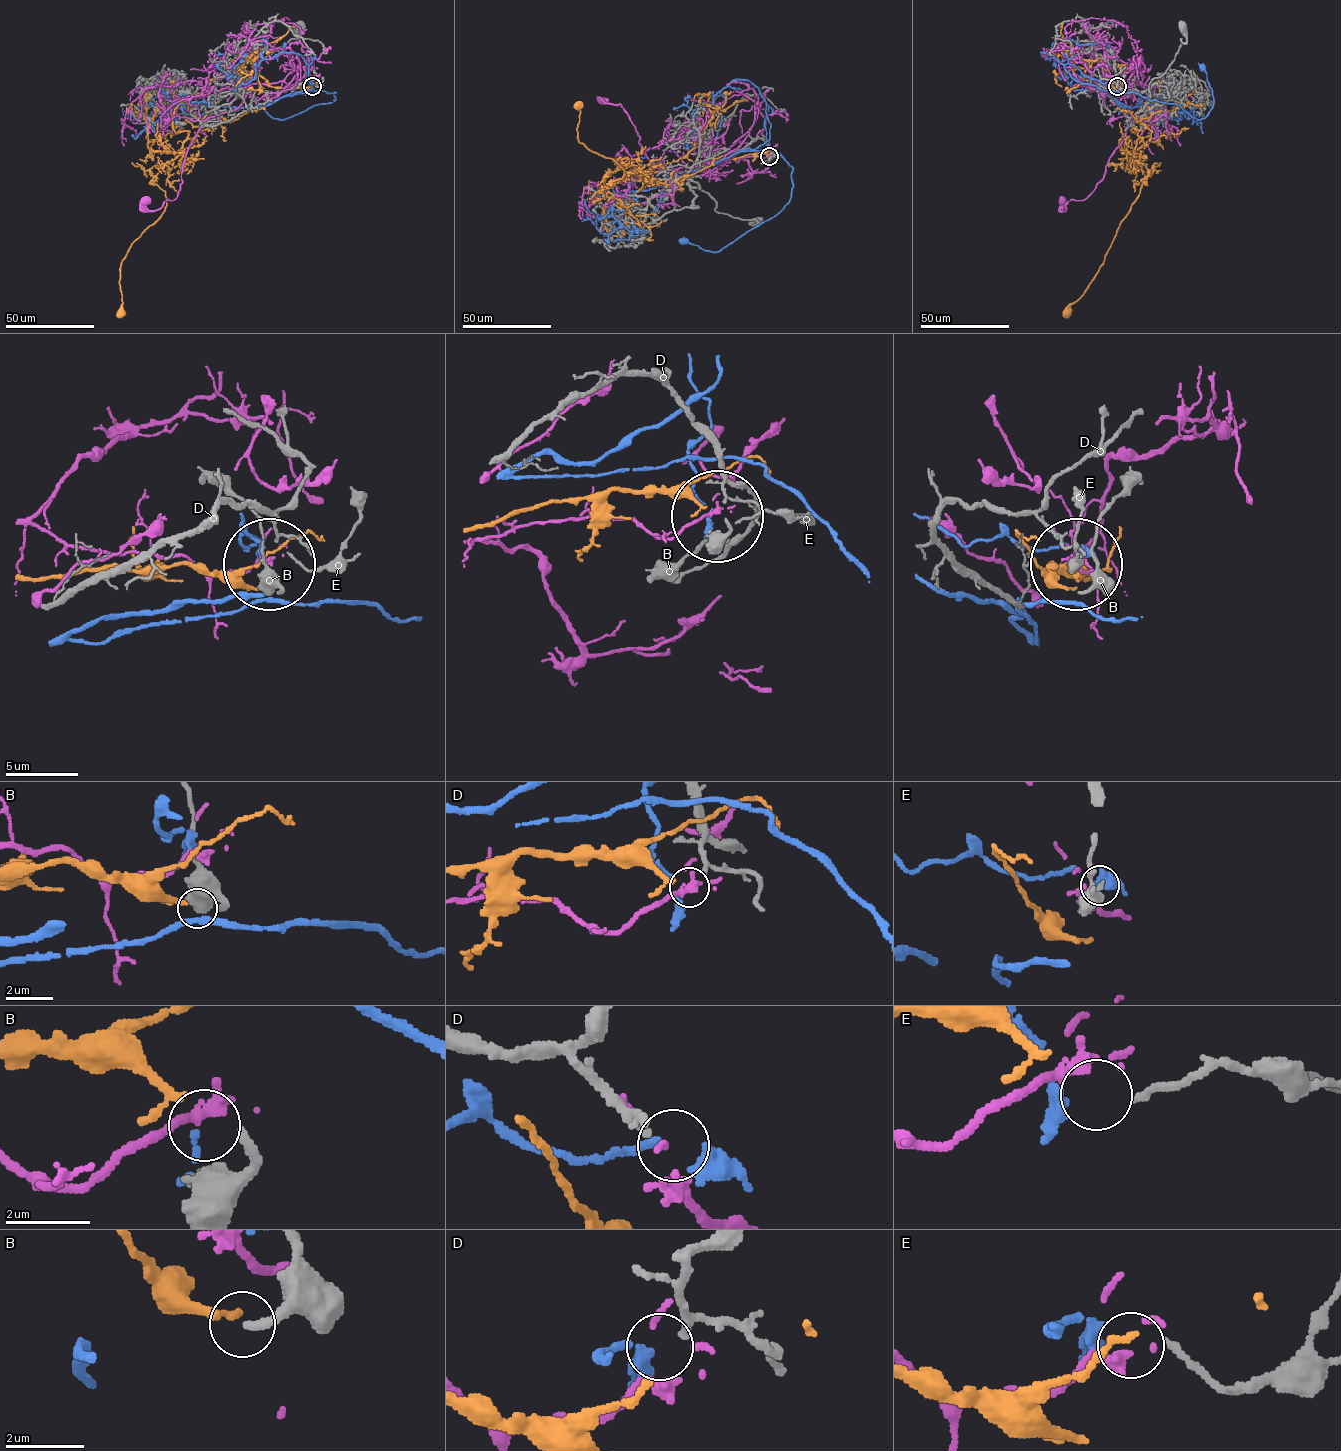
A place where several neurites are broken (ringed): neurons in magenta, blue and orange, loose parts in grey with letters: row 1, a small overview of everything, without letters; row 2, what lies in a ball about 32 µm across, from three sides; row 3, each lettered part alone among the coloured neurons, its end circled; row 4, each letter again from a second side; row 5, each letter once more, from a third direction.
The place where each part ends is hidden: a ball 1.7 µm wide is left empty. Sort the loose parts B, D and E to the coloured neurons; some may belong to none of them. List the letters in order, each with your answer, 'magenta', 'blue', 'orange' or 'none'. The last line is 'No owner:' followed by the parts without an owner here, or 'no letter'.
B: orange
D: none
E: blue
No owner: D

